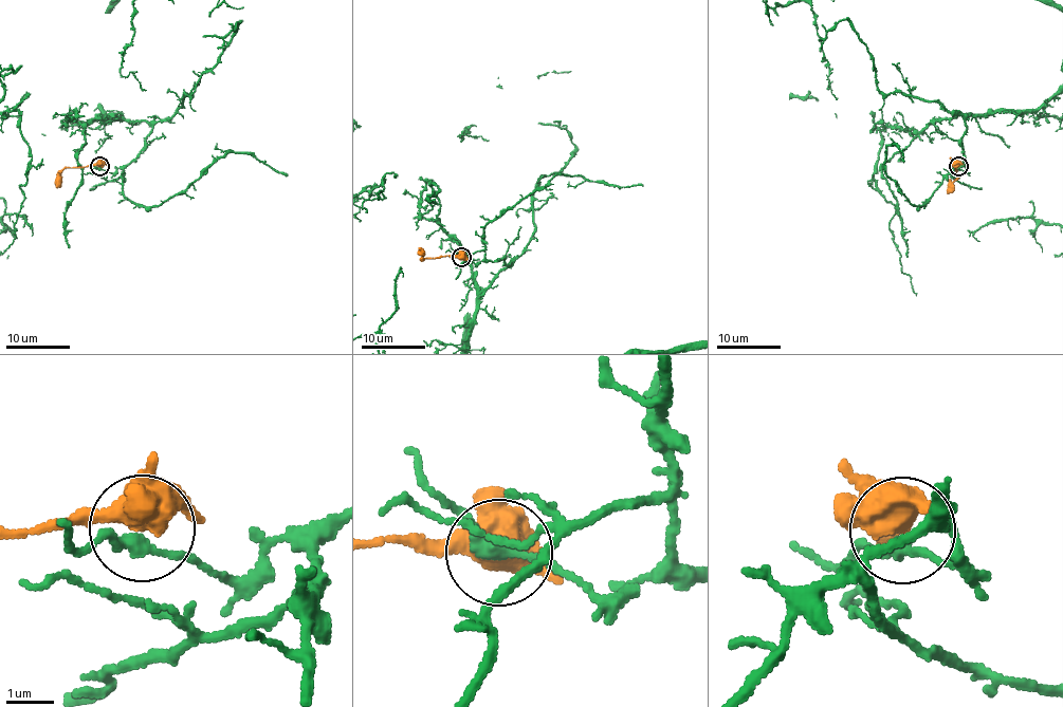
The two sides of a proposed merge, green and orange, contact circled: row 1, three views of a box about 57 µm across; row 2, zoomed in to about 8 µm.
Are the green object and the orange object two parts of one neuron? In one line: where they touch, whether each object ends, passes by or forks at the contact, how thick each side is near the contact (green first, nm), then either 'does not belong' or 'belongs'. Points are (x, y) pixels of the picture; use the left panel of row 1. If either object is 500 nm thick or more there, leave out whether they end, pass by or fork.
at (99, 166); green passes by; orange forks there; 240 nm thick on the green side, 460 nm on the other; does not belong

